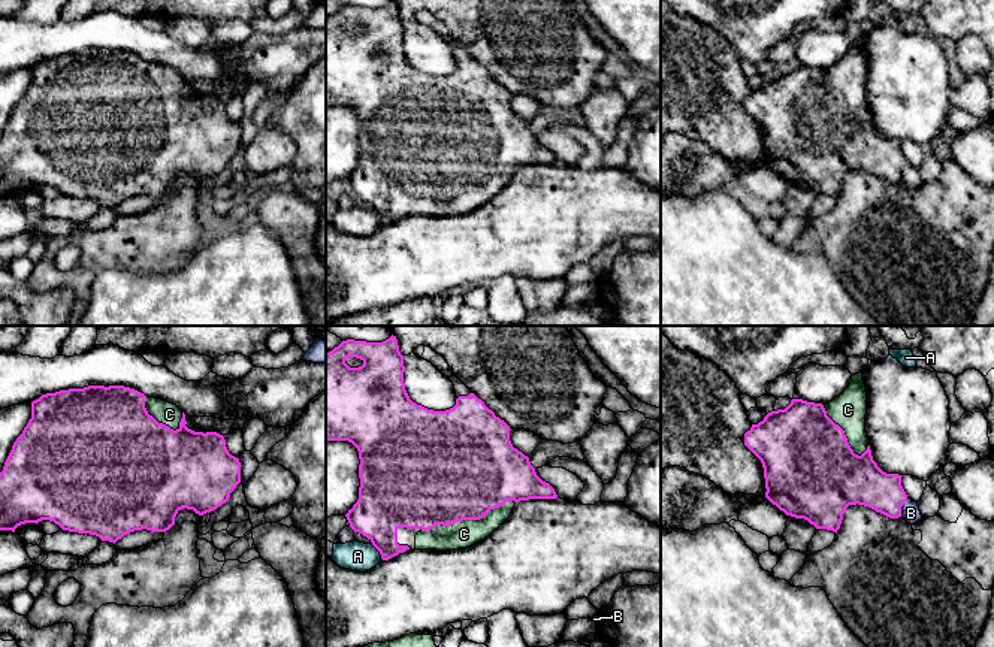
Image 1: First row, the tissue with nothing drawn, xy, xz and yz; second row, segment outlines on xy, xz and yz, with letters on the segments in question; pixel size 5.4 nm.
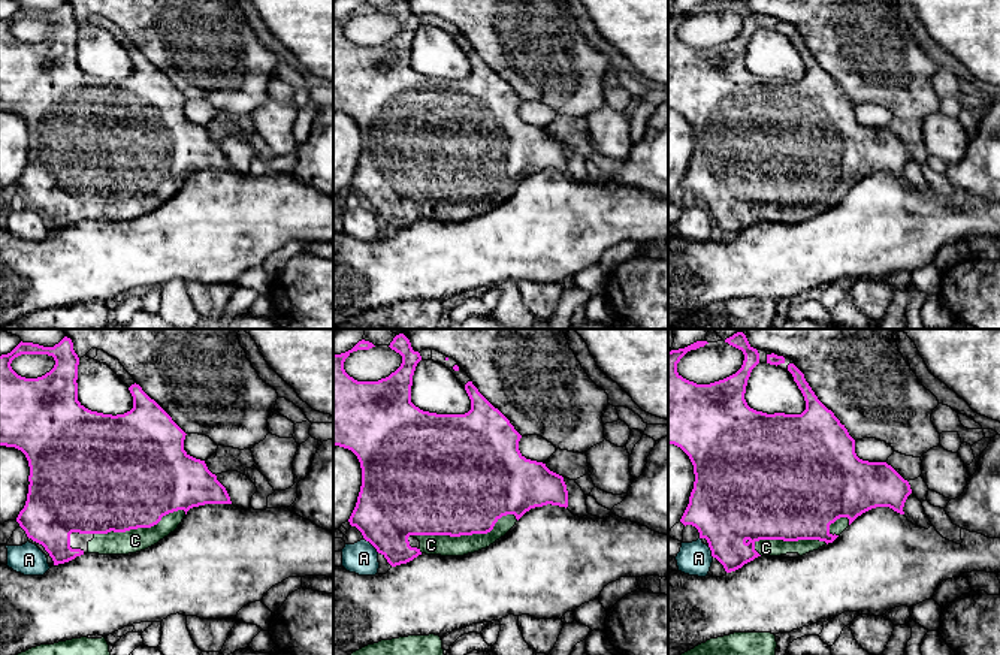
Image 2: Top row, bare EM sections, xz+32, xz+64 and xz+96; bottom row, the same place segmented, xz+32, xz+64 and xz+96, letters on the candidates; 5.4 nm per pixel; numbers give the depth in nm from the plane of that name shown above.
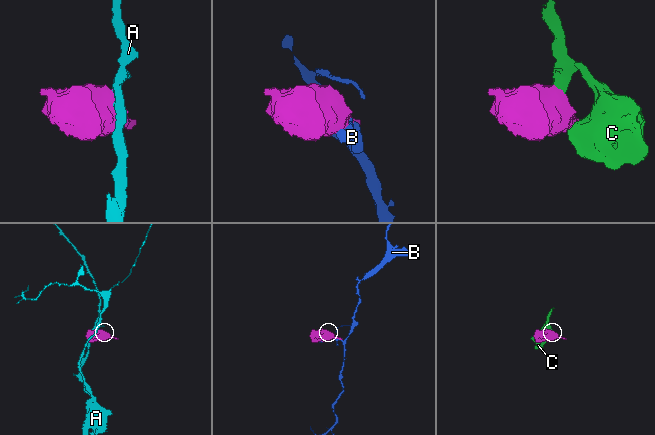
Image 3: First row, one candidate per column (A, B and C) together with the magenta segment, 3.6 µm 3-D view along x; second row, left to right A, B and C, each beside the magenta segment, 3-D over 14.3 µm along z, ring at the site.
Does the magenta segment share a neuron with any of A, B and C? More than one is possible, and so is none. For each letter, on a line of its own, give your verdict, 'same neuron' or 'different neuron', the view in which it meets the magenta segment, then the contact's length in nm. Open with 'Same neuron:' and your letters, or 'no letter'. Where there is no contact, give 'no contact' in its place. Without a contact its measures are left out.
Same neuron: C
A: different neuron; contact in xz; length 110 nm
B: different neuron; contact in yz; length 110 nm
C: same neuron; contact in xz; length 550 nm

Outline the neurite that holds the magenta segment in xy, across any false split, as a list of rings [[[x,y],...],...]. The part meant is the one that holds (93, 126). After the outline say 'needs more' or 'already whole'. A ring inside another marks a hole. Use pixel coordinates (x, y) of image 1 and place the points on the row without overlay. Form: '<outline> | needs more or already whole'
[[[88,51],[84,54],[69,54],[55,58],[42,60],[31,67],[31,84],[16,103],[12,115],[0,137],[0,196],[12,196],[25,188],[39,188],[49,185],[58,190],[63,196],[90,199],[102,206],[117,208],[124,200],[135,196],[166,197],[175,190],[175,182],[179,175],[193,175],[203,181],[226,169],[230,158],[241,148],[241,127],[232,121],[226,112],[226,105],[217,97],[194,97],[185,91],[185,79],[173,69],[161,64],[148,63],[143,58],[124,51]]] | needs more

